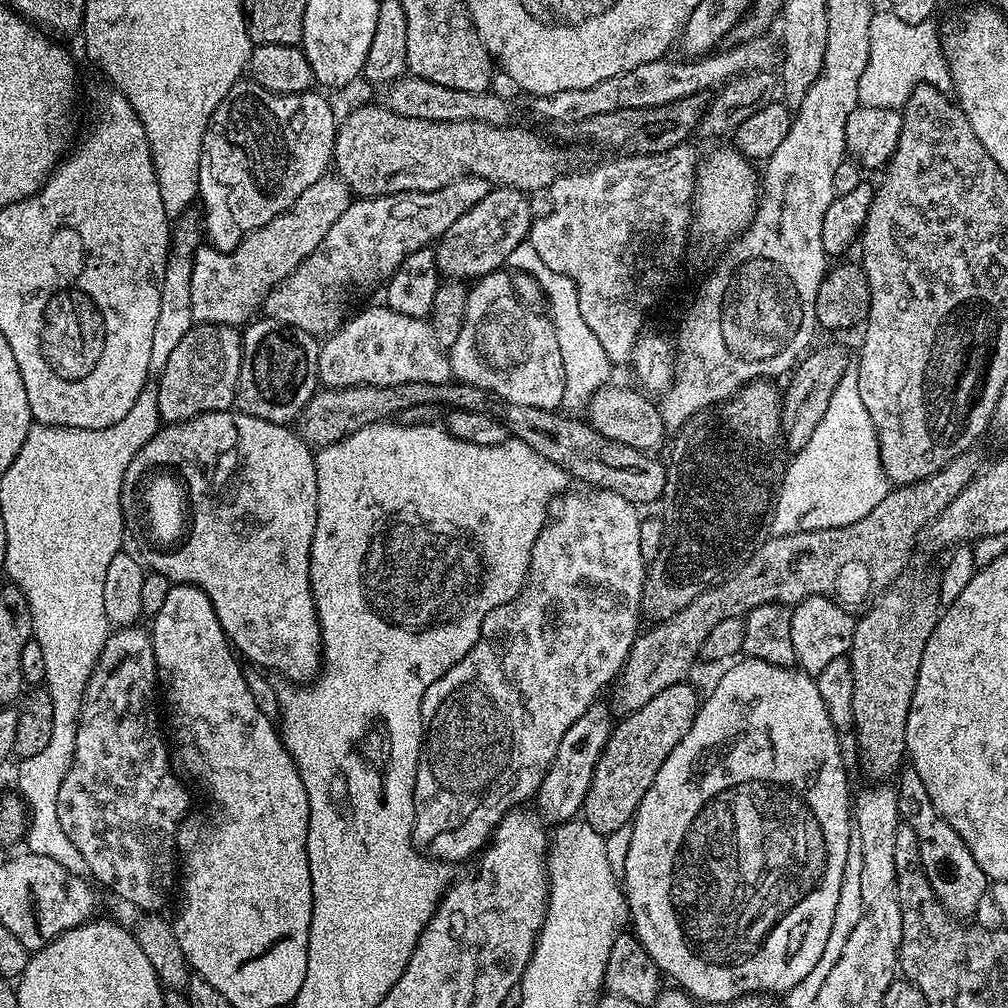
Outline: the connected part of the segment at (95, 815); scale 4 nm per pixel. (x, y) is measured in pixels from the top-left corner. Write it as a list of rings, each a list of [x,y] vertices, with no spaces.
[[[133,626],[131,628],[116,628],[115,631],[109,635],[107,642],[104,643],[104,649],[102,650],[102,654],[96,663],[96,670],[93,672],[92,678],[88,682],[88,689],[84,691],[84,700],[80,704],[80,719],[76,721],[76,745],[74,746],[74,758],[72,759],[72,765],[66,774],[66,778],[62,778],[62,790],[58,790],[58,822],[62,822],[62,830],[66,830],[66,838],[70,838],[70,842],[74,842],[74,846],[78,846],[78,851],[82,853],[82,858],[86,858],[88,876],[91,877],[91,879],[95,881],[101,889],[103,889],[102,887],[109,888],[107,891],[111,893],[111,895],[120,896],[126,902],[134,902],[134,906],[140,909],[141,913],[144,914],[156,914],[161,910],[164,910],[160,908],[167,906],[168,899],[172,896],[172,887],[174,887],[175,884],[177,887],[178,857],[176,854],[176,831],[178,831],[180,824],[184,821],[184,817],[187,816],[190,811],[190,805],[188,805],[188,792],[184,789],[185,781],[178,775],[177,769],[174,767],[173,761],[170,759],[170,744],[166,739],[165,729],[164,732],[160,729],[160,712],[156,709],[156,696],[158,700],[158,677],[156,675],[156,659],[154,658],[154,646],[152,645],[151,635],[149,635],[145,629],[143,632],[143,630],[140,629],[140,626]]]

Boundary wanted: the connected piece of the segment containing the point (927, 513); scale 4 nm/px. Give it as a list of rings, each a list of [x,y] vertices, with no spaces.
[[[969,450],[958,454],[958,458],[954,458],[942,470],[930,474],[930,478],[893,487],[886,494],[886,498],[882,498],[882,502],[878,502],[878,506],[874,506],[874,510],[866,514],[866,518],[858,518],[858,522],[850,522],[850,526],[772,536],[768,541],[765,539],[722,583],[704,591],[680,613],[660,623],[653,623],[649,632],[641,631],[637,635],[624,667],[620,669],[620,674],[614,681],[616,693],[613,694],[612,700],[610,699],[613,713],[620,718],[629,716],[646,706],[650,698],[662,694],[662,690],[681,683],[687,677],[684,675],[695,666],[696,660],[701,659],[702,642],[706,642],[710,630],[714,630],[714,626],[718,626],[718,622],[723,622],[725,618],[744,618],[755,607],[768,603],[795,606],[811,596],[825,596],[849,610],[859,609],[875,600],[909,567],[908,555],[911,554],[912,547],[917,547],[922,529],[934,522],[934,518],[938,518],[938,514],[942,514],[942,510],[946,510],[946,506],[950,506],[950,502],[954,502],[958,494],[962,494],[965,486],[976,479],[981,468],[979,454],[976,450]]]

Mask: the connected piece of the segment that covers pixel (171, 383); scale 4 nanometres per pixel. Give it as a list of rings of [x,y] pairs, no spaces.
[[[193,323],[182,342],[170,354],[166,370],[158,374],[160,385],[154,392],[160,419],[165,425],[181,424],[207,412],[226,412],[236,403],[238,374],[242,368],[242,332],[227,324]]]

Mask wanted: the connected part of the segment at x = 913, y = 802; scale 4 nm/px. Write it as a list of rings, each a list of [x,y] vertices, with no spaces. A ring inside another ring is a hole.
[[[911,766],[901,767],[894,787],[898,798],[898,810],[903,823],[914,830],[914,838],[918,838],[918,854],[922,858],[922,870],[934,890],[934,894],[942,902],[944,909],[951,916],[968,918],[980,908],[989,895],[990,881],[988,875],[974,862],[974,854],[970,854],[970,846],[966,846],[964,839],[934,810],[934,802],[930,802],[930,793],[918,778],[918,770]]]

